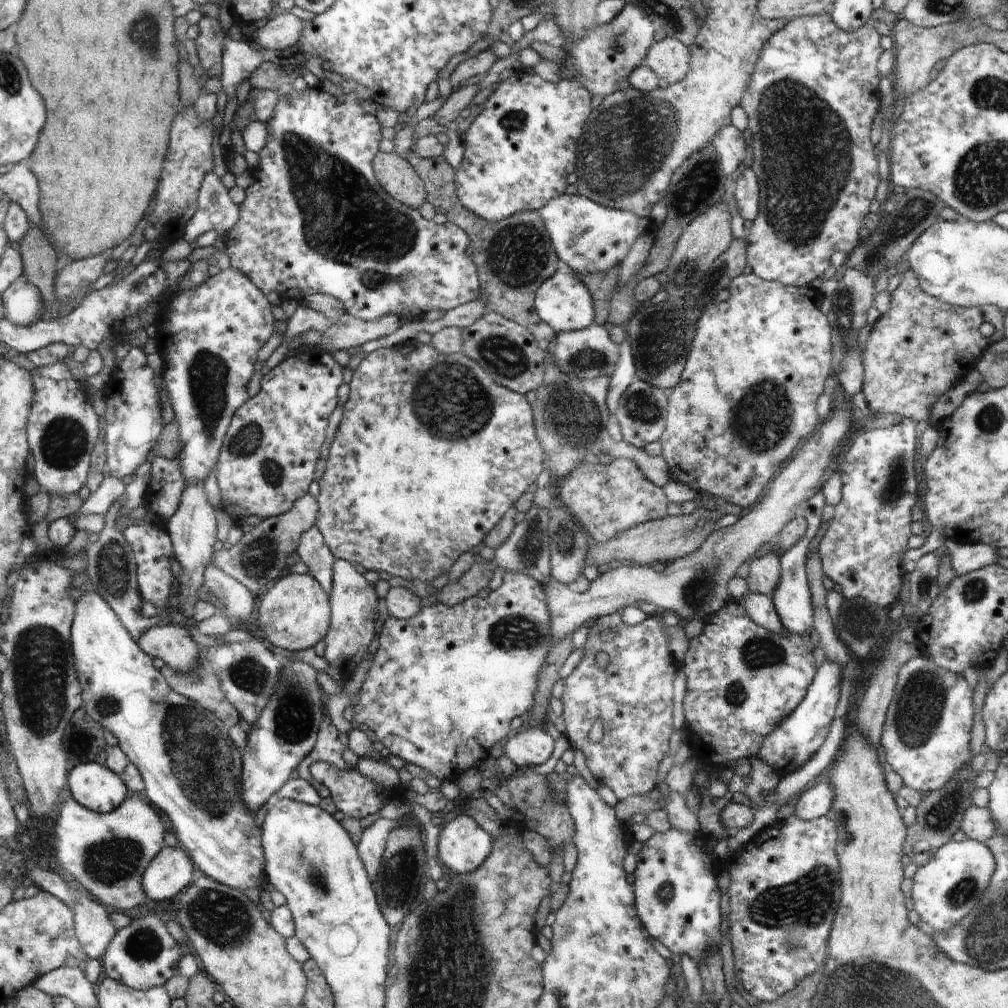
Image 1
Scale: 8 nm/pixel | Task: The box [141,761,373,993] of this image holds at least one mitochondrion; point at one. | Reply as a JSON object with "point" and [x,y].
{"point":[224,920]}

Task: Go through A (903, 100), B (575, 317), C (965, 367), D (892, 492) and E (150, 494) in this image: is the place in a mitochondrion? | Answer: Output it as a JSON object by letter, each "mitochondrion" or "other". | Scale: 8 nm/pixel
{"A":"other","B":"other","C":"other","D":"mitochondrion","E":"other"}

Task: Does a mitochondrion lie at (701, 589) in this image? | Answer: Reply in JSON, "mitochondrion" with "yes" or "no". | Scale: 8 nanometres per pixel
{"mitochondrion":"yes"}

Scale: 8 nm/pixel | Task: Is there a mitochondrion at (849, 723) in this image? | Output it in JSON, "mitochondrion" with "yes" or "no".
{"mitochondrion":"no"}

